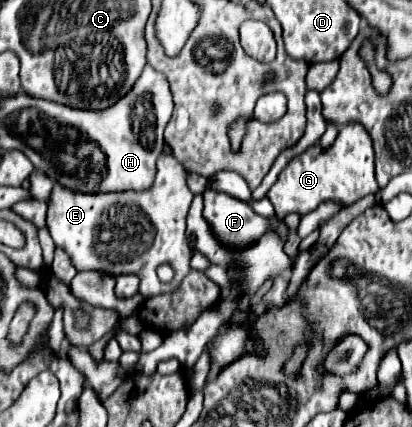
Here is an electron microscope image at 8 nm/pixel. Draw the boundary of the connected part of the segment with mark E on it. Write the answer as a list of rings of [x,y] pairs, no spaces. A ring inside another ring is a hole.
[[[168,154],[158,156],[156,170],[158,170],[156,180],[146,192],[98,192],[98,196],[86,196],[86,192],[70,192],[68,188],[54,184],[46,218],[54,244],[70,256],[72,266],[78,272],[98,270],[98,272],[110,272],[110,276],[134,274],[140,278],[140,294],[144,298],[158,296],[178,288],[182,278],[190,272],[190,256],[192,256],[190,244],[184,234],[186,214],[192,202],[192,192],[186,186],[186,170],[174,156]],[[160,264],[172,266],[174,278],[170,282],[160,282],[160,278],[156,276],[156,268]]]

